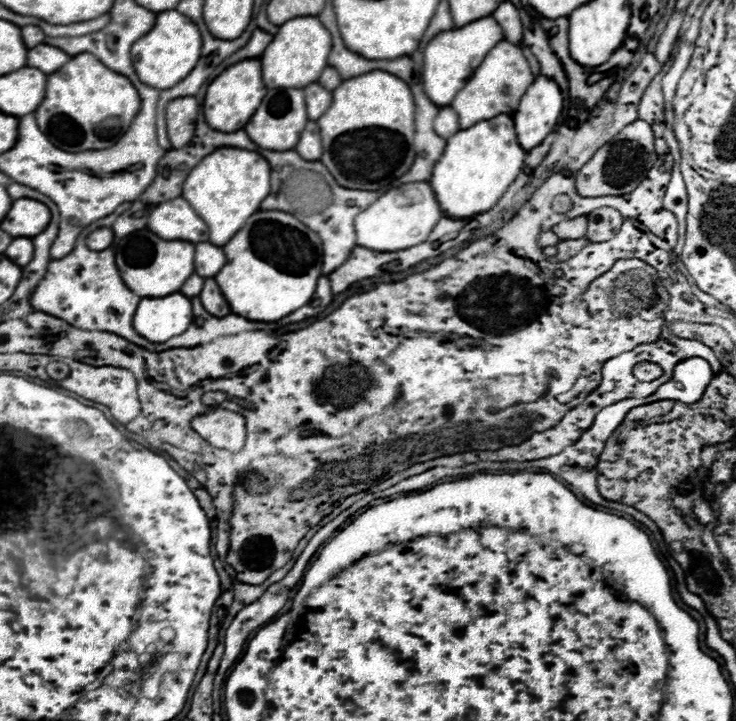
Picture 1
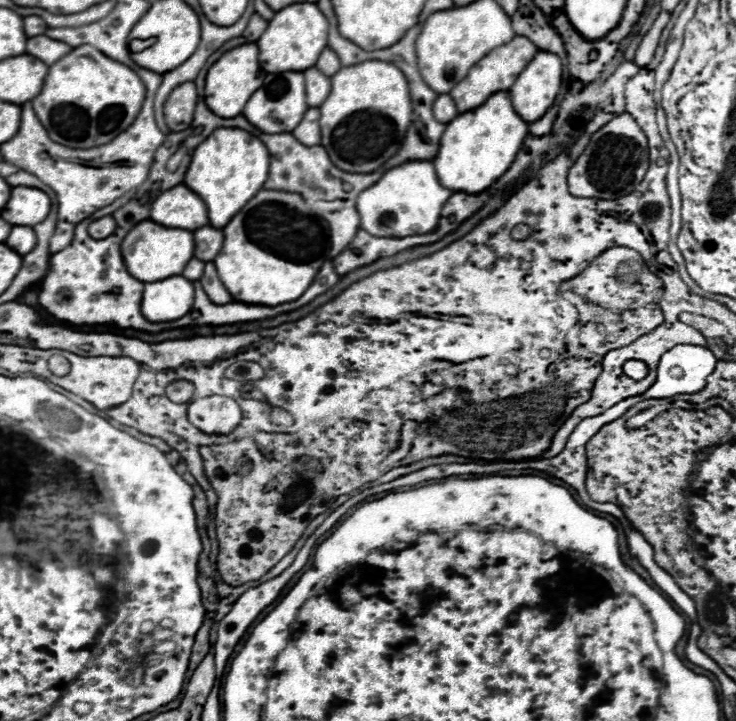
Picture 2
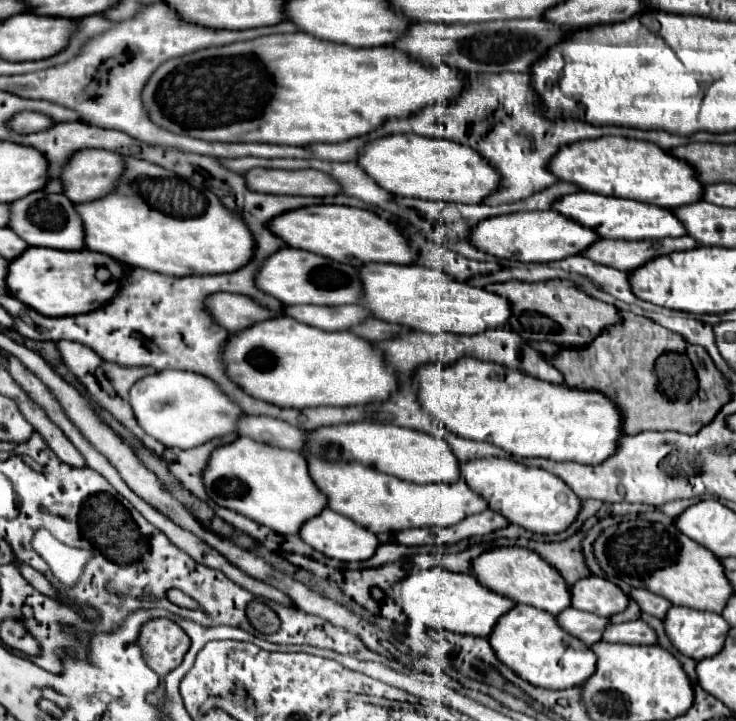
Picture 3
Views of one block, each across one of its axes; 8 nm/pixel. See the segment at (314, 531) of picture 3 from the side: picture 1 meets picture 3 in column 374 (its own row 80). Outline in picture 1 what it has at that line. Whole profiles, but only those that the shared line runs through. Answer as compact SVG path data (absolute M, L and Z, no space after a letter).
M538 76L530 90L522 96L518 112L514 112L516 138L520 146L530 152L552 132L562 112L562 92L556 82L550 82L546 76Z

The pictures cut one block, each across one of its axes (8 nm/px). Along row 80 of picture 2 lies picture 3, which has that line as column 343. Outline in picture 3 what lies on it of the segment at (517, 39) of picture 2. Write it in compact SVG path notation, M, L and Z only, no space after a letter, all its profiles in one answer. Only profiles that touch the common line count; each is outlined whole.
M312 458L308 460L308 466L312 480L328 498L328 508L352 518L354 522L376 534L378 532L396 534L408 528L422 528L422 526L446 528L462 522L462 518L468 518L470 514L480 514L482 510L488 510L486 500L478 492L470 490L466 482L414 484L354 460L322 462L322 458Z

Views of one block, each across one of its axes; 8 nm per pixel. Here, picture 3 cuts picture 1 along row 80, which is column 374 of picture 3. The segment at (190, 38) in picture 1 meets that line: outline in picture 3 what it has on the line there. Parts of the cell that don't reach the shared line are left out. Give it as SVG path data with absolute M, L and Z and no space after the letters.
M416 134L386 136L368 142L358 164L388 192L422 200L482 204L500 186L498 170L484 156L470 146L444 138L424 138Z

